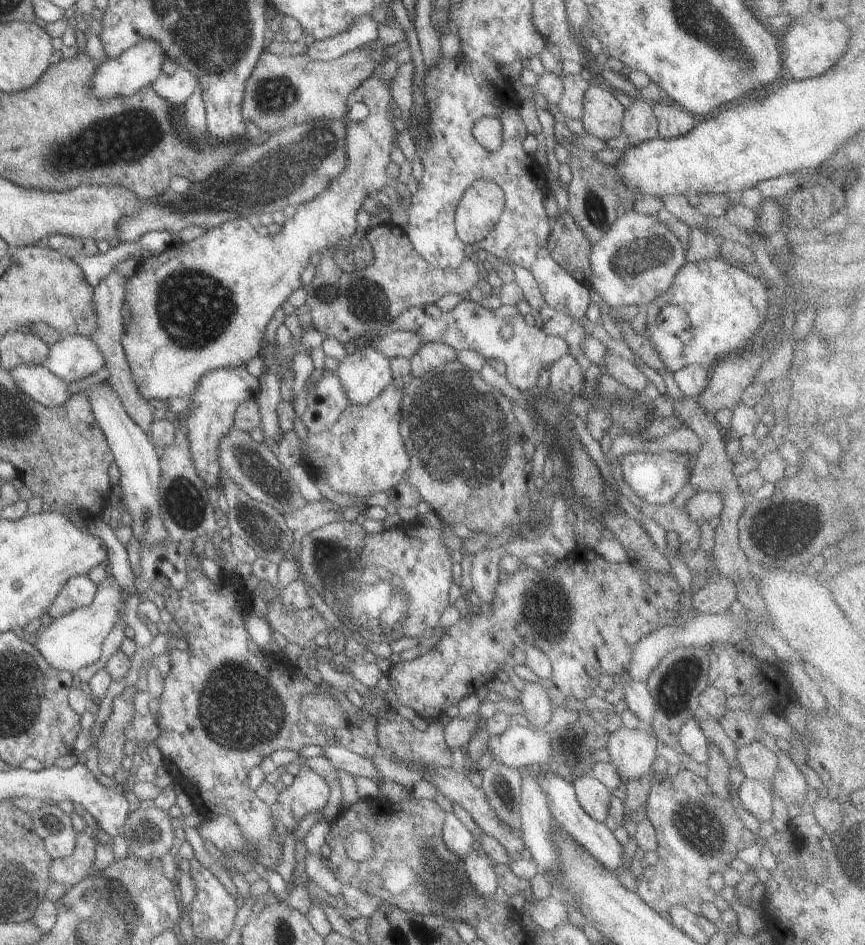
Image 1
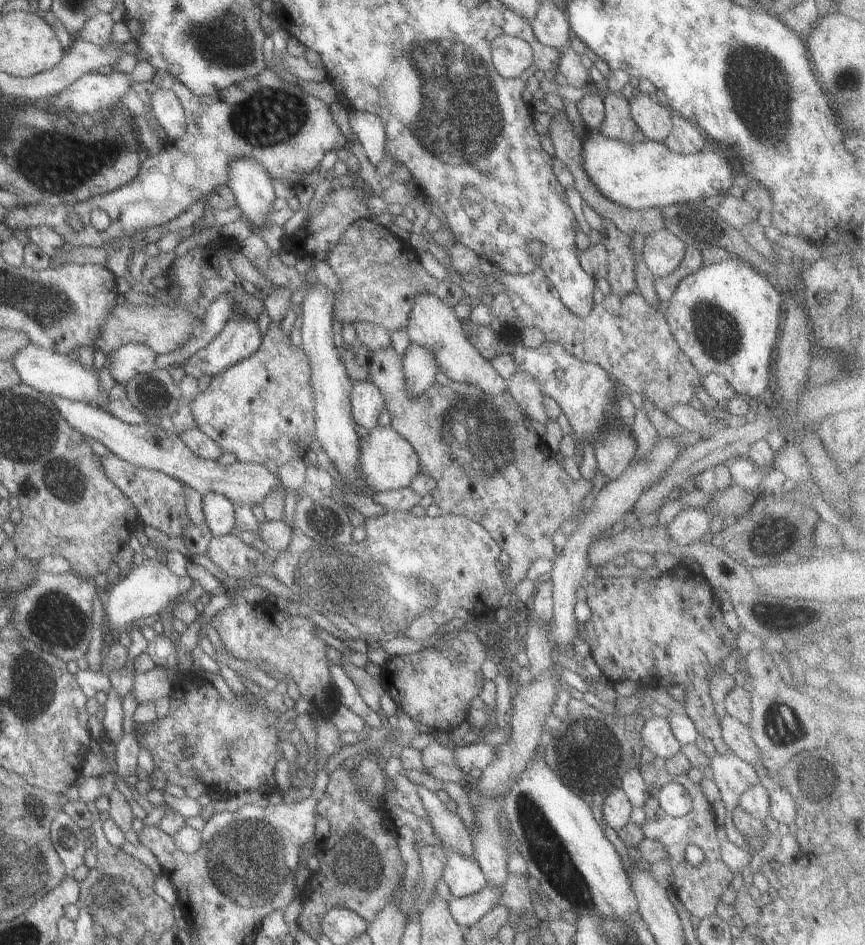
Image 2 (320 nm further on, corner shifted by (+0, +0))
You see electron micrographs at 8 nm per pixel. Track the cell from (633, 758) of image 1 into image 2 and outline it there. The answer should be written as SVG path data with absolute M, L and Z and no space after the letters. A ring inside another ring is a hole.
M653 716L645 720L639 728L639 738L641 738L641 746L661 762L679 751L680 745L669 732L669 724L665 718Z

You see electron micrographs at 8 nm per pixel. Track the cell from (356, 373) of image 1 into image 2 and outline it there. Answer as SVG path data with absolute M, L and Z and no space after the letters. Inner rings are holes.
M352 381L349 404L354 424L369 429L376 426L384 401L377 386L371 382Z

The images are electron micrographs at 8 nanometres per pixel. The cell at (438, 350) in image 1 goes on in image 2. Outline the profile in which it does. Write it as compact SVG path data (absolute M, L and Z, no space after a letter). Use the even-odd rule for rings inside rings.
M429 294L415 296L405 330L409 345L421 346L431 352L438 370L443 372L446 381L469 384L491 396L499 396L501 392L506 392L506 380L503 380L488 360L483 359L481 354L465 340L461 321L457 319L452 308L447 307L447 304L443 304L441 300Z

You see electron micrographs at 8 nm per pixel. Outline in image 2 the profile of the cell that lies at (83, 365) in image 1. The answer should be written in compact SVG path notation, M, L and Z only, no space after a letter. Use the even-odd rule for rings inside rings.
M123 344L105 354L103 367L107 369L115 384L123 385L137 374L152 372L154 370L153 362L157 355L141 344Z

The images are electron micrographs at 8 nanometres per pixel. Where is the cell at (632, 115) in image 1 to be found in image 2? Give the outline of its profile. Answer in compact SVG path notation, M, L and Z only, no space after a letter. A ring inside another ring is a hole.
M635 91L627 104L629 116L643 138L662 142L671 132L671 111L653 95Z

